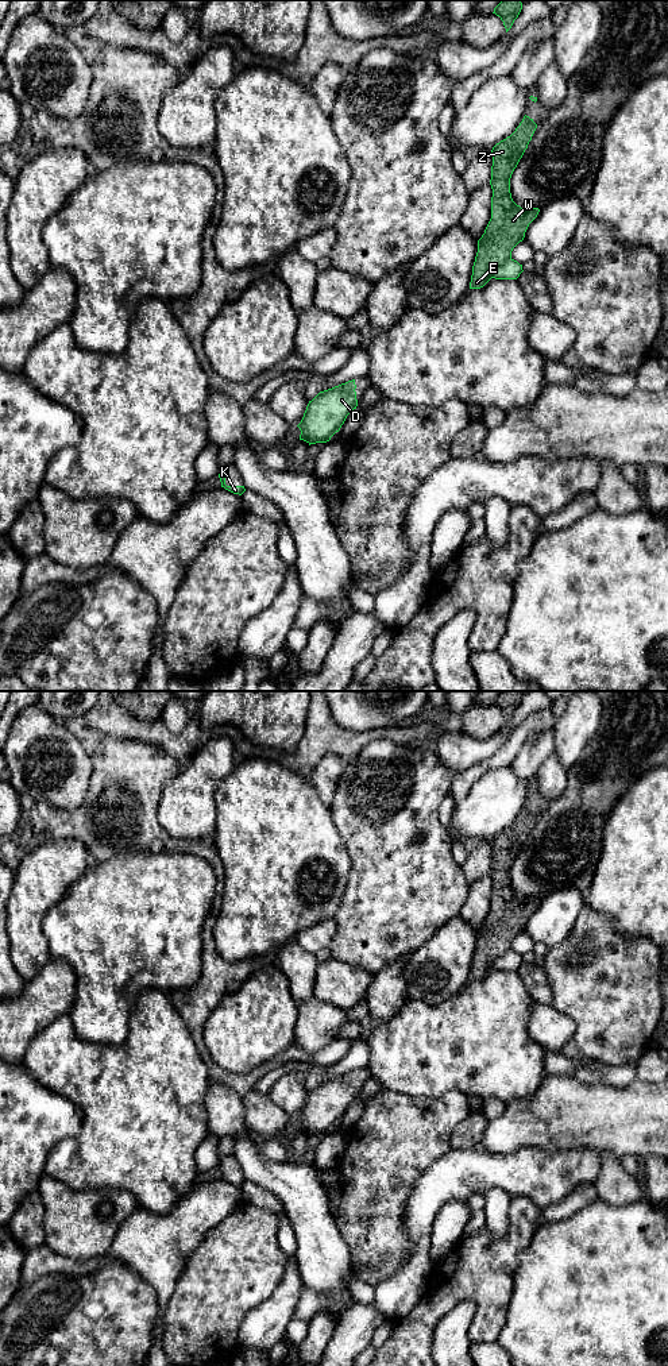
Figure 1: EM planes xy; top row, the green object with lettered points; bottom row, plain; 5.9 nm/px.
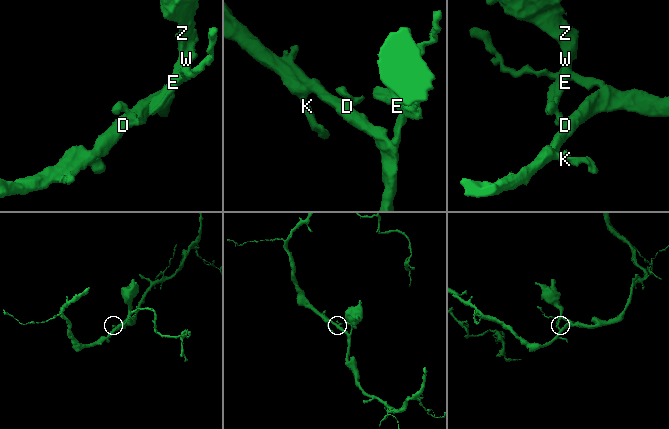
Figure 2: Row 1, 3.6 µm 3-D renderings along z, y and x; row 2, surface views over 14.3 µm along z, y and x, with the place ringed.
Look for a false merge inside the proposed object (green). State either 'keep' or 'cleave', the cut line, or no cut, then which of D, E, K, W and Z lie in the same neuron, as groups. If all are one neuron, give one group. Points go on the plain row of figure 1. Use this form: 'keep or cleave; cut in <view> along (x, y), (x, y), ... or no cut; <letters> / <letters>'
cleave; cut in xy along (510, 948), (494, 960), (491, 968); D K / E W Z

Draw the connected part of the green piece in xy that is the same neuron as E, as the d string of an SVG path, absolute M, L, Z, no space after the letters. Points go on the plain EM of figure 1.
M525 806L516 822L491 841L491 910L478 931L470 980L483 979L493 969L494 960L511 949L513 939L524 931L529 915L540 903L538 899L521 899L510 884L511 865L536 819L533 810Z

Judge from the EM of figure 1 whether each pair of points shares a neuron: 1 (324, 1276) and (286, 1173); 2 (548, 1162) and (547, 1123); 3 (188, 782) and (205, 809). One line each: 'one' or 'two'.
1: one
2: two
3: one

